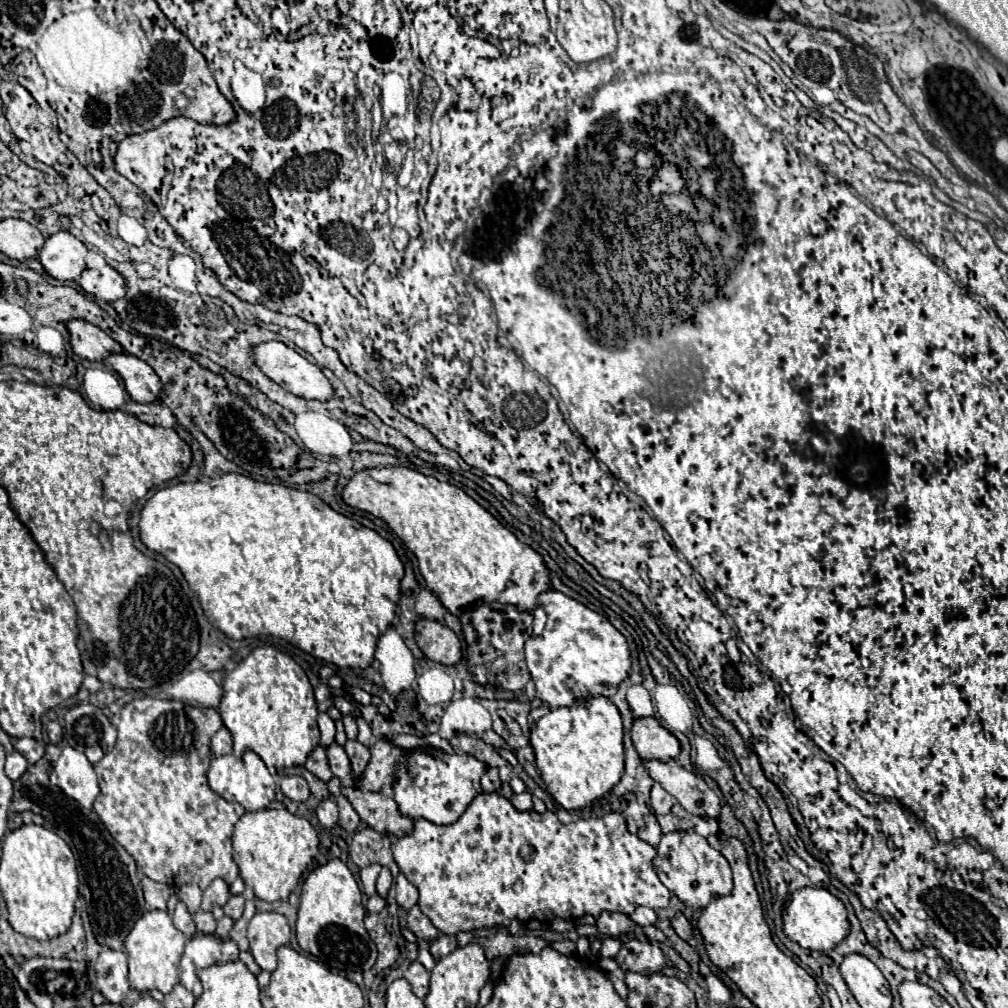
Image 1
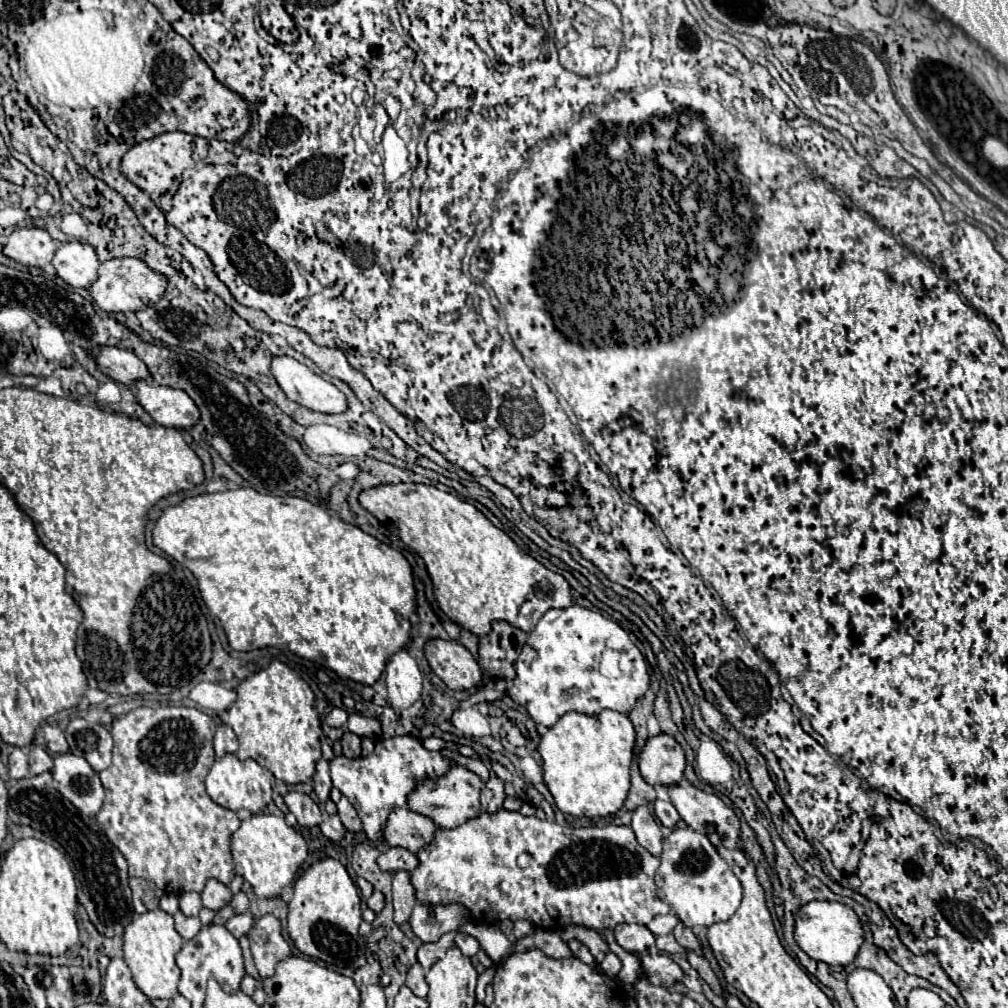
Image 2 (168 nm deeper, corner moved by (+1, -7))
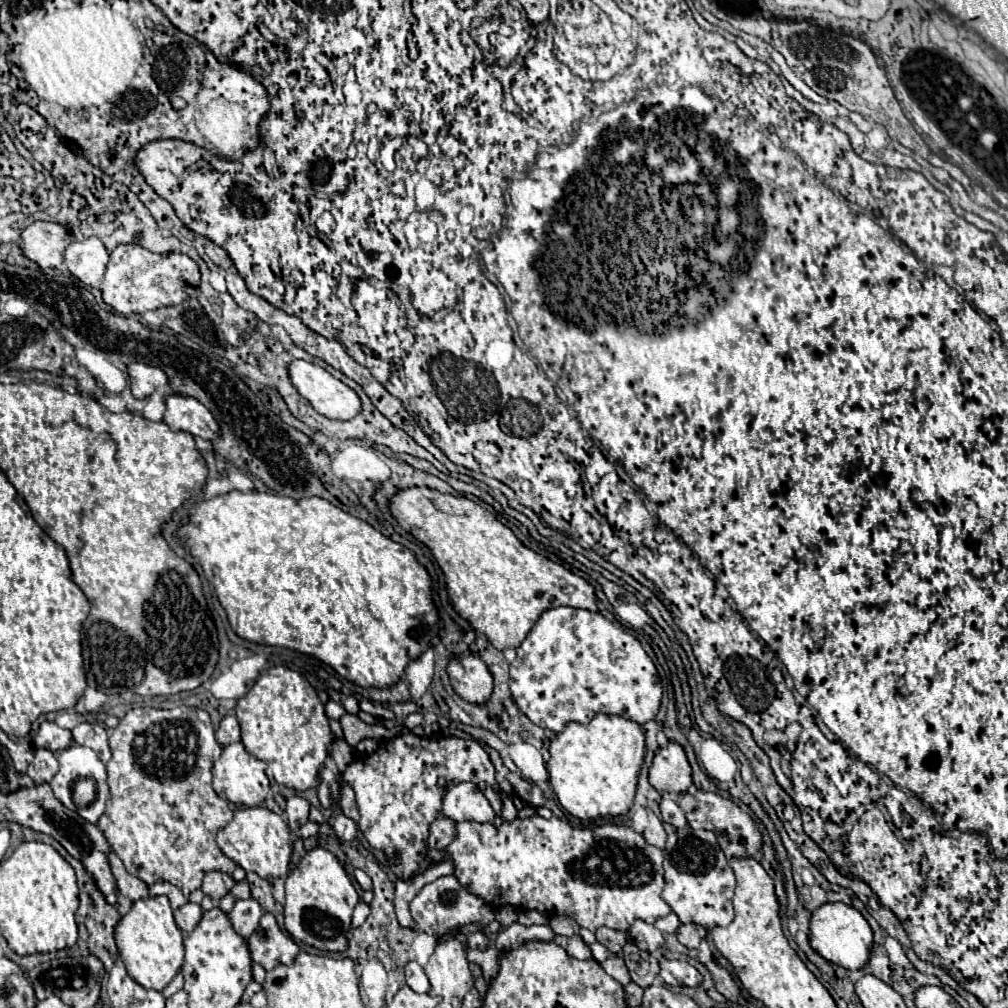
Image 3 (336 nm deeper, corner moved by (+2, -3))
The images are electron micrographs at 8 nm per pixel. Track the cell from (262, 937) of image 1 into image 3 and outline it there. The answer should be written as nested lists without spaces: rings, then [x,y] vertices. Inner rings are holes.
[[[272,914],[262,916],[258,930],[248,938],[248,948],[252,960],[262,964],[264,970],[272,970],[278,964],[290,966],[300,952],[300,946],[280,930]]]

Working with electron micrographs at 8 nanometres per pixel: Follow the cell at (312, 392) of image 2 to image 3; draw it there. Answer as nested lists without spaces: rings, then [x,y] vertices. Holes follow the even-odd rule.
[[[292,360],[288,370],[296,390],[322,416],[344,422],[360,414],[362,402],[358,394],[344,382],[334,378],[330,372],[326,372],[322,366],[304,360]]]

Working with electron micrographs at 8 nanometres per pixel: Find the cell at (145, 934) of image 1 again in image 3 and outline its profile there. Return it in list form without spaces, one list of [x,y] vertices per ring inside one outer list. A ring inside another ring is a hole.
[[[166,896],[136,900],[126,916],[114,928],[114,940],[120,958],[126,964],[128,974],[142,986],[152,990],[164,990],[164,986],[178,974],[184,962],[182,932],[174,924],[172,908]]]

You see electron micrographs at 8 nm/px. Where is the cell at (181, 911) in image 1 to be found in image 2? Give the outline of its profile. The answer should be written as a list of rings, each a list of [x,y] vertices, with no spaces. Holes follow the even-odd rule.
[[[177,912],[175,914],[175,930],[181,934],[181,938],[191,940],[191,938],[195,938],[199,934],[201,922],[199,922],[199,918],[189,918],[183,912]]]

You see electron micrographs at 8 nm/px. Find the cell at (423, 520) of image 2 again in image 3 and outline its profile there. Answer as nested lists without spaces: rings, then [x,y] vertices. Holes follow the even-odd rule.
[[[406,488],[392,498],[390,512],[406,532],[426,544],[434,554],[438,566],[446,576],[448,594],[456,612],[464,620],[468,620],[476,632],[482,632],[498,650],[518,648],[544,610],[556,606],[586,608],[590,612],[598,610],[596,592],[588,580],[572,574],[568,568],[552,562],[550,558],[526,548],[508,526],[498,522],[486,508],[464,496],[442,494],[430,488]]]

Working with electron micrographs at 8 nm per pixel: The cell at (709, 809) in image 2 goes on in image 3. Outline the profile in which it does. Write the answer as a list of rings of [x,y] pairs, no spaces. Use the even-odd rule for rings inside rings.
[[[690,790],[680,796],[680,806],[686,812],[688,824],[692,828],[702,828],[702,830],[712,830],[718,836],[718,842],[726,854],[726,858],[754,858],[756,852],[762,848],[762,834],[758,824],[746,814],[738,804],[734,804],[728,798],[722,798],[714,792],[704,792],[704,790]]]

